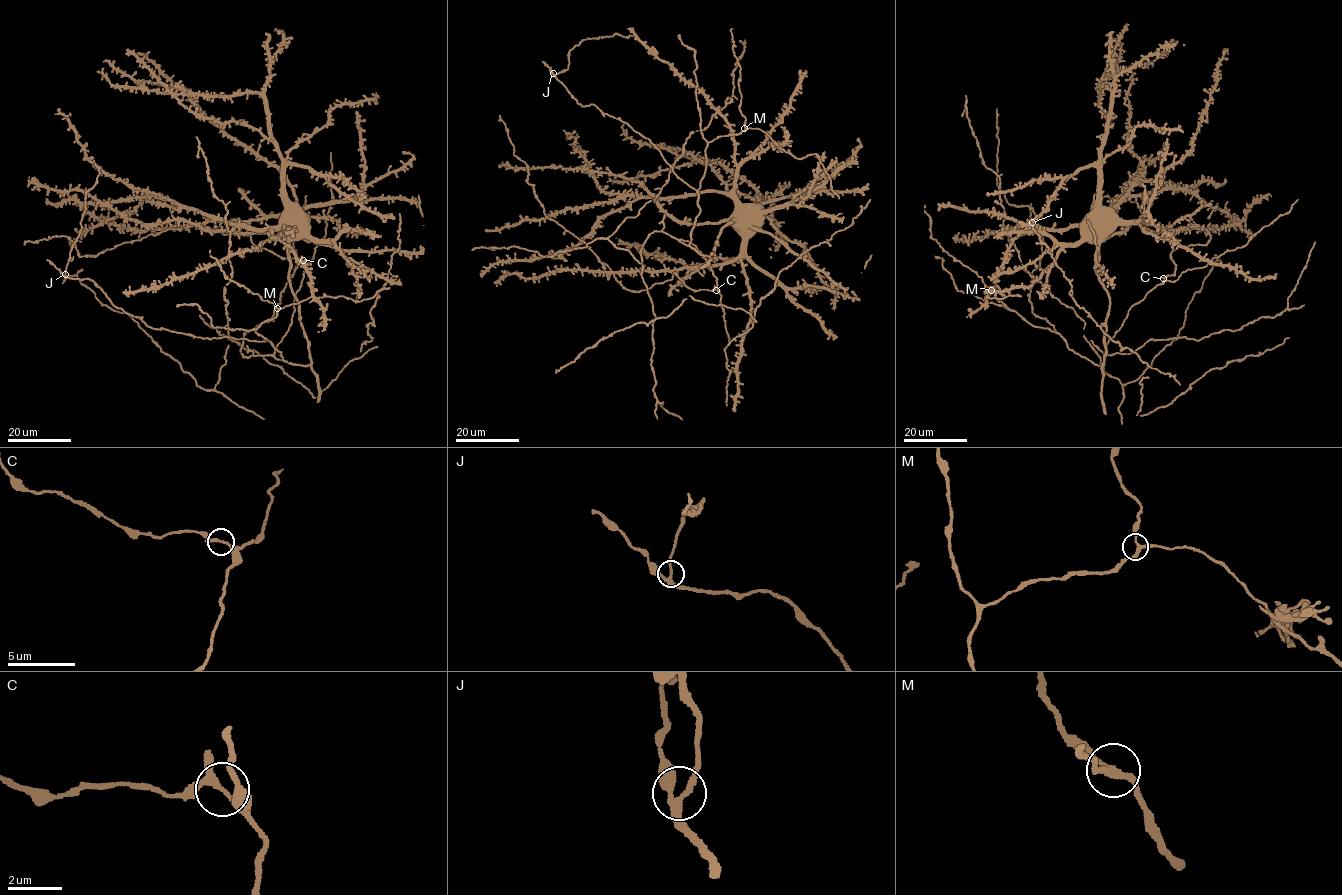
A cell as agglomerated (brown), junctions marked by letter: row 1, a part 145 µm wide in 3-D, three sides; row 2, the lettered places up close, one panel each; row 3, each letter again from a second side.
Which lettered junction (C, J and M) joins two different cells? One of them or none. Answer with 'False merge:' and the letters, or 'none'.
False merge: none

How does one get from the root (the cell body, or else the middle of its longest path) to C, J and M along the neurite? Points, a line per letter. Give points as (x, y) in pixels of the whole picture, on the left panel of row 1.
C: (283, 187), (286, 201), (299, 210), (190, 224), (249, 235), (259, 248), (303, 260)
J: (283, 187), (280, 234), (308, 365), (284, 361), (269, 341), (151, 328), (116, 307), (91, 280), (65, 274)
M: (283, 187), (283, 221), (268, 239), (290, 245), (308, 275), (311, 293), (306, 300), (277, 308)

